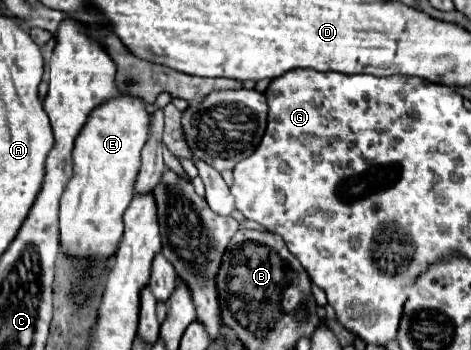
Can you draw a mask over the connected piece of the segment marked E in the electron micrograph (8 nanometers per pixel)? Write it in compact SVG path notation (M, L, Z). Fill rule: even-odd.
M118 93L104 105L98 105L86 125L82 127L80 135L76 137L74 145L74 175L66 185L60 201L60 243L62 249L78 259L92 259L92 261L106 261L116 253L120 243L124 225L122 215L128 209L134 197L134 181L140 171L140 151L148 141L150 133L150 115L146 111L146 101L138 101L138 97L126 97L126 93Z

